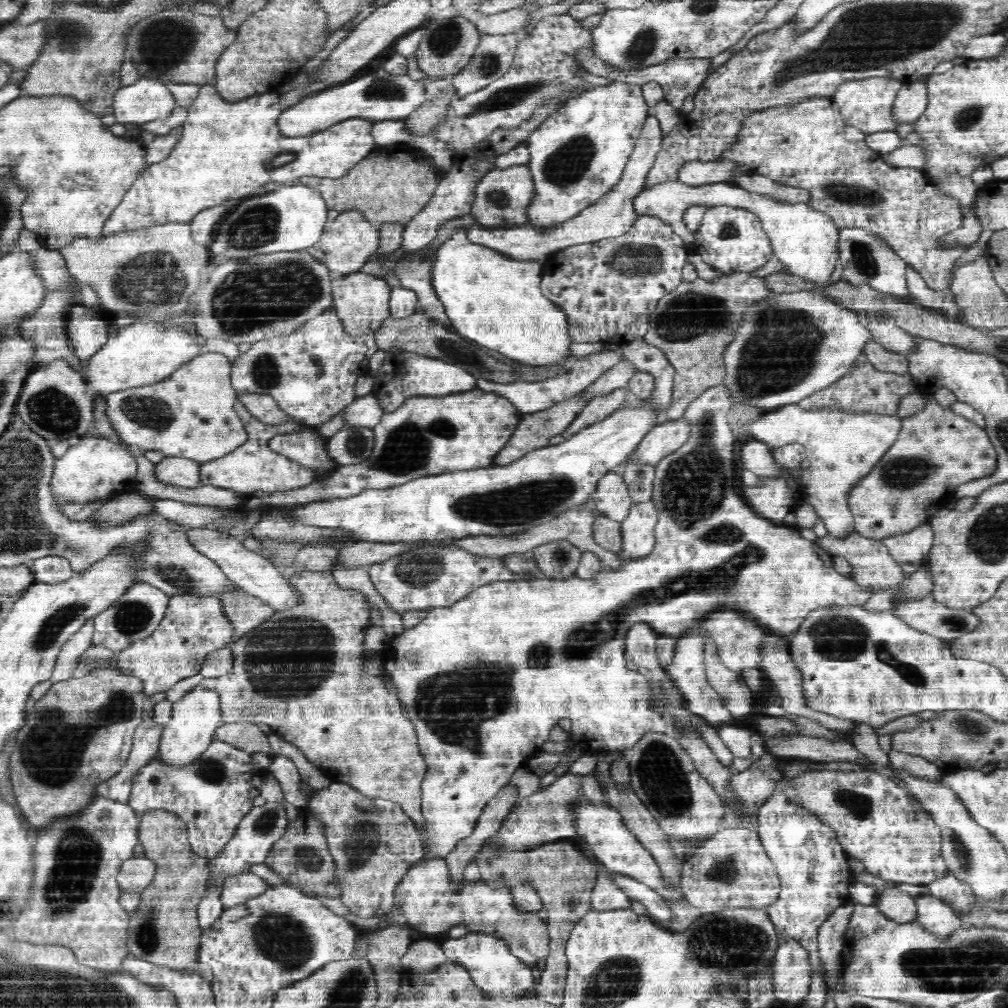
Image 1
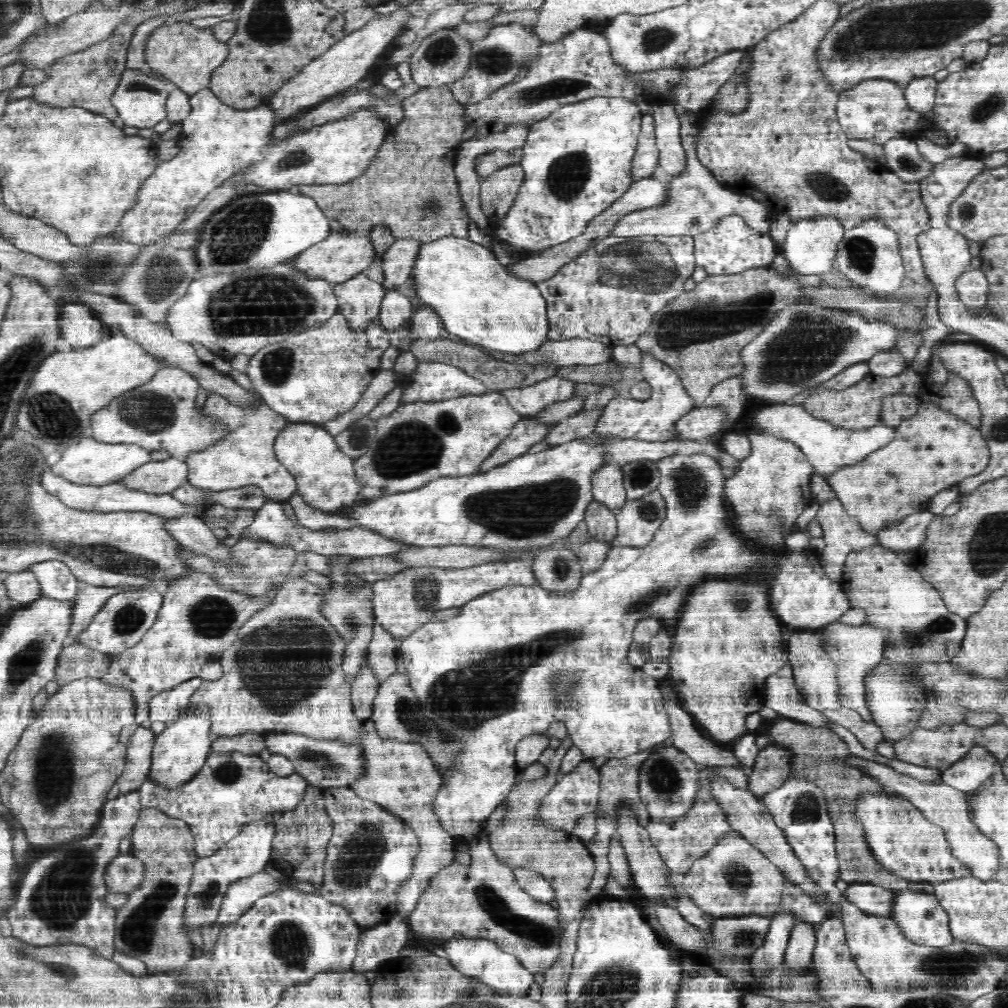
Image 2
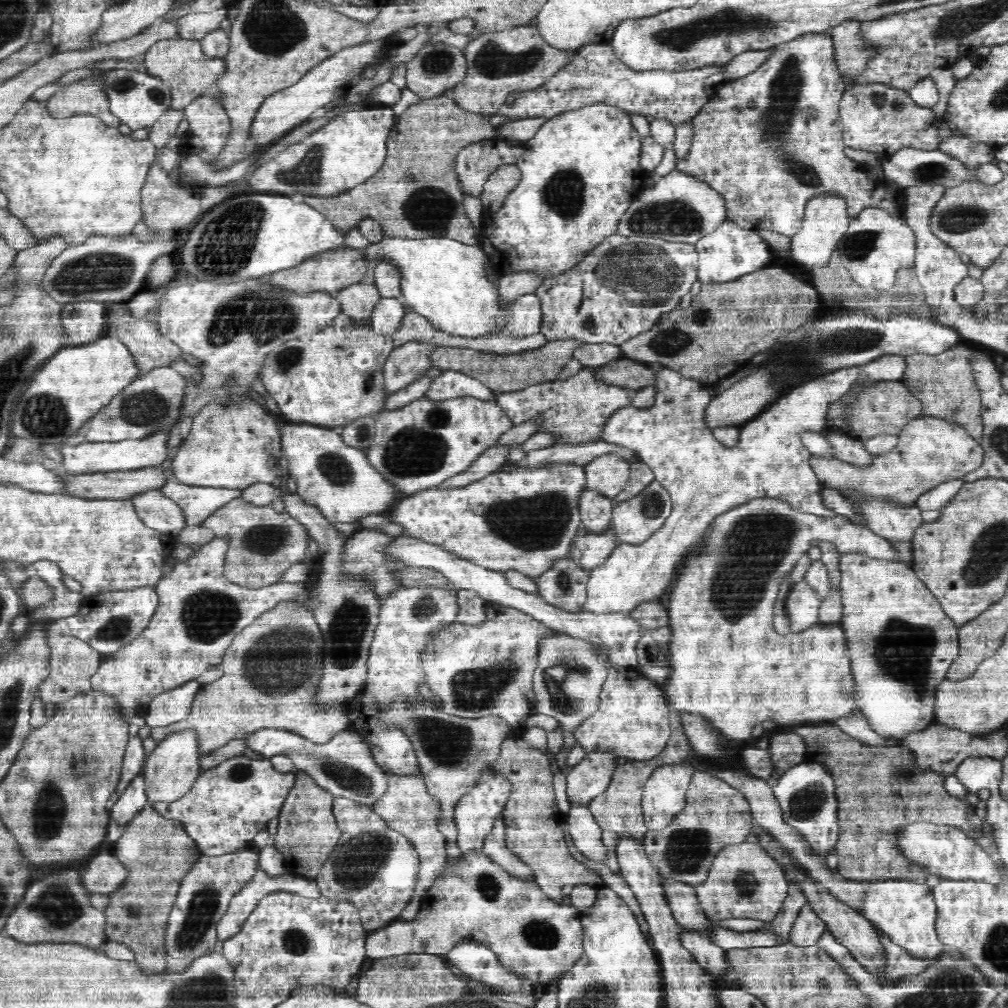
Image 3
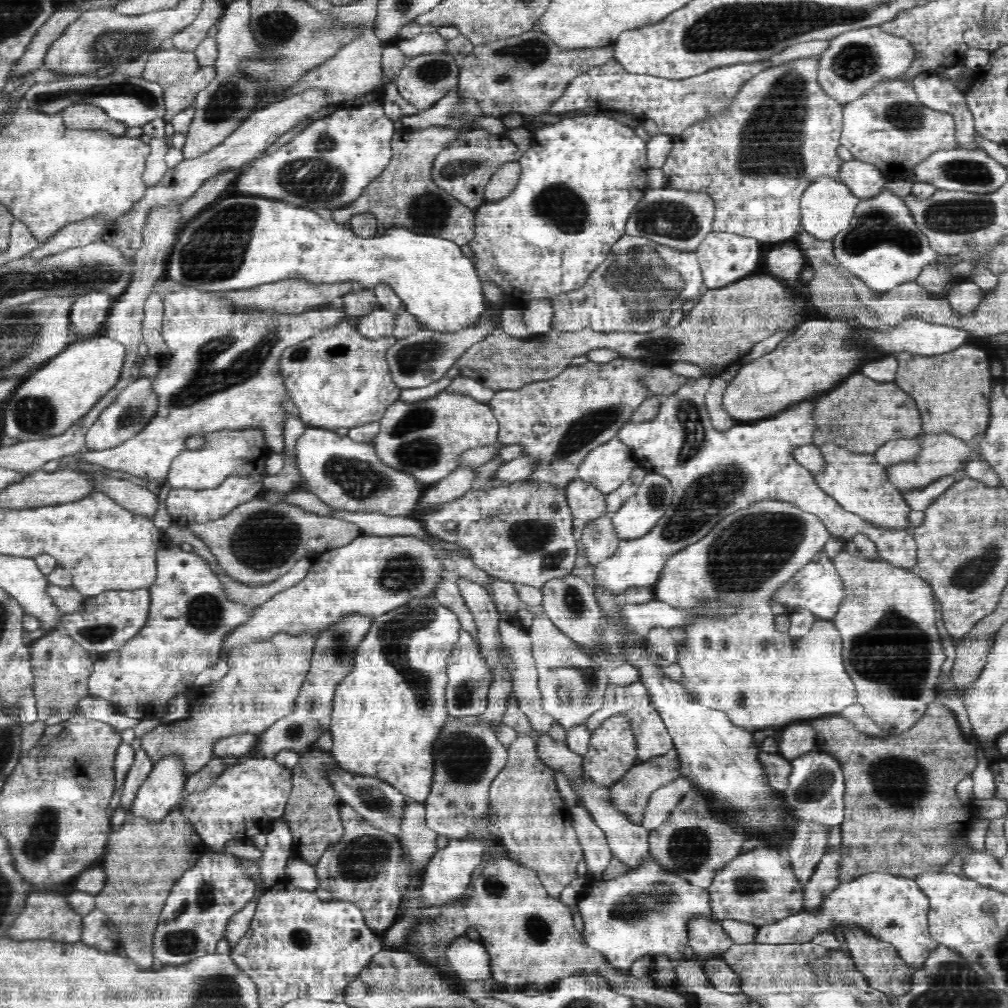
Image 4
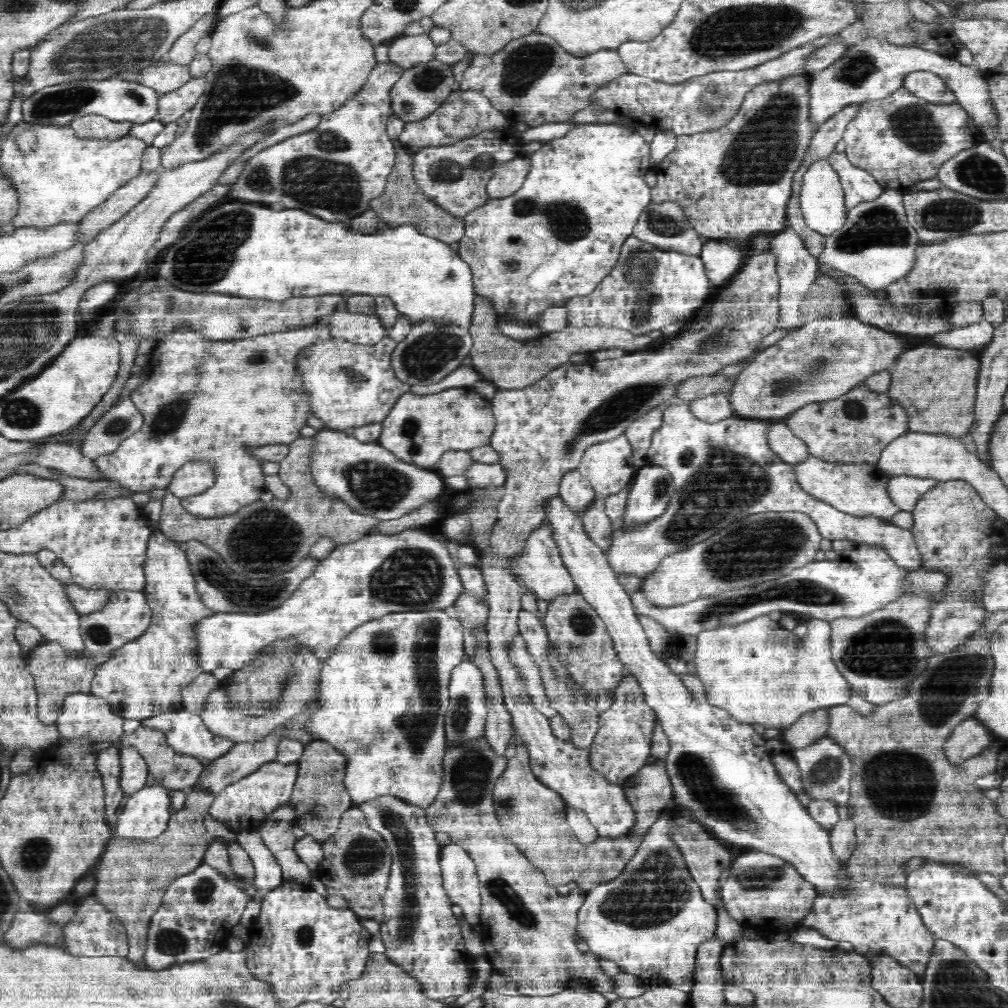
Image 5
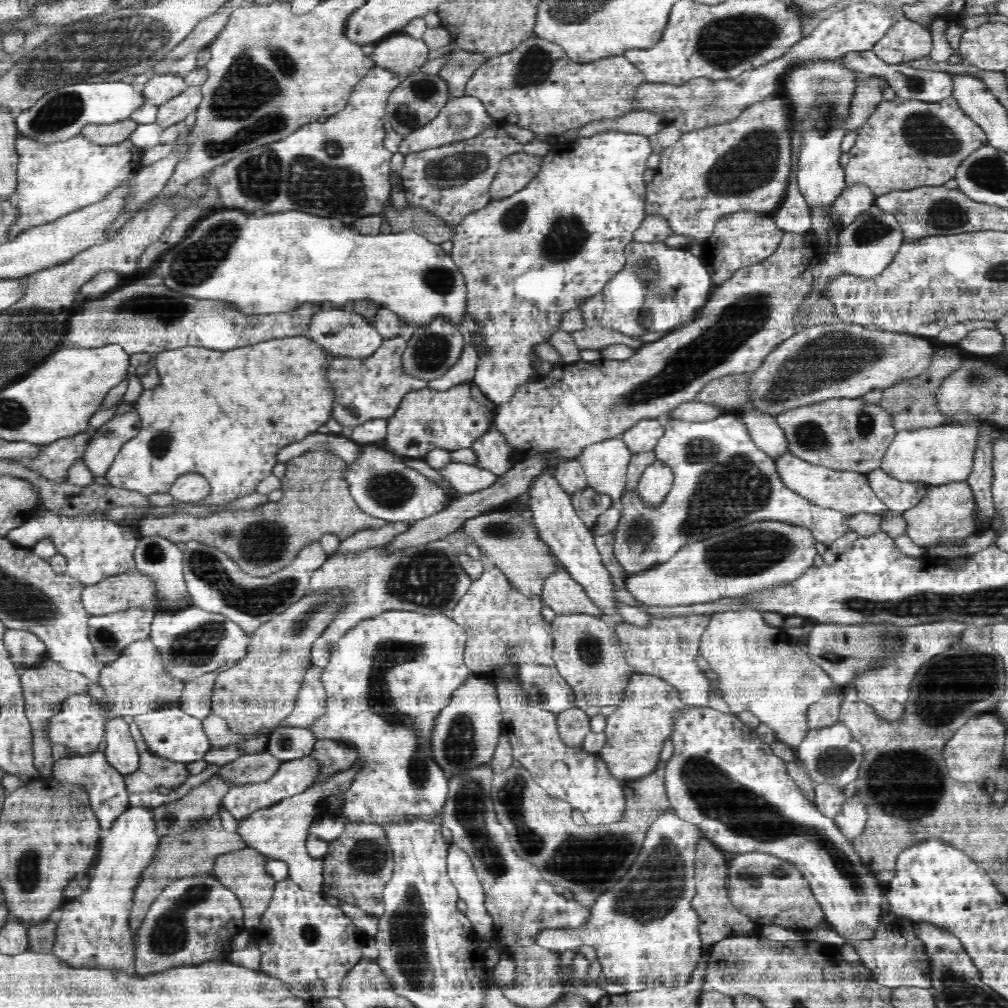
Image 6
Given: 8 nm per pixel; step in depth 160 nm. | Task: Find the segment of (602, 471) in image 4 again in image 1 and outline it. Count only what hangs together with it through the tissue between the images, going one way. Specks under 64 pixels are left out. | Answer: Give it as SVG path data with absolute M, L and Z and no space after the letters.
M613 470L600 479L590 497L599 516L620 524L628 518L634 503L622 473Z

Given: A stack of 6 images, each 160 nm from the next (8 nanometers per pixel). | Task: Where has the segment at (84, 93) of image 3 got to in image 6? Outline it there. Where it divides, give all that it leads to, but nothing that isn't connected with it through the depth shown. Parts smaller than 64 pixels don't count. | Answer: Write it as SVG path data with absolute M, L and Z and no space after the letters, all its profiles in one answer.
M133 118L112 124L90 122L86 123L86 126L82 126L80 134L84 135L90 142L110 146L126 140L136 126L138 123Z

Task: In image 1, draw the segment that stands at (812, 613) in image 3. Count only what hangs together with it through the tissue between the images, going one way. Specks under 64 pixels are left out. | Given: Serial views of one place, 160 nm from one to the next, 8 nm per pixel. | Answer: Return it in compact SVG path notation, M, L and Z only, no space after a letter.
M723 384L709 387L704 393L700 394L698 399L688 404L687 410L682 418L682 422L689 425L690 433L683 446L680 446L673 454L666 456L654 469L654 480L651 501L656 507L658 513L657 526L655 527L656 546L653 553L645 559L627 560L627 563L620 570L613 570L610 567L601 570L592 580L582 580L576 576L568 578L536 578L530 581L498 581L475 588L464 598L456 600L450 606L432 606L426 609L427 614L412 628L407 628L397 637L387 639L383 644L382 650L378 652L380 660L383 663L385 676L390 683L400 706L406 715L406 720L412 723L414 733L416 733L417 743L421 748L422 756L425 758L427 768L424 780L421 786L421 809L422 824L417 825L418 843L422 845L425 856L430 859L445 859L456 847L457 844L468 838L477 827L478 819L484 812L486 805L496 796L499 788L513 778L513 774L520 768L523 768L527 760L540 753L543 744L549 738L550 729L557 724L561 718L570 718L571 742L579 744L584 751L590 748L594 750L596 746L605 746L610 752L620 748L630 749L634 742L640 740L640 736L648 730L656 732L666 731L664 719L656 711L650 709L650 693L648 693L647 677L639 674L637 671L630 671L625 666L624 658L624 636L626 630L634 624L640 622L647 624L652 631L659 636L674 637L679 639L694 632L702 634L704 648L708 646L708 658L706 658L706 680L718 695L724 709L732 714L732 704L738 704L738 673L728 666L722 664L720 652L716 642L712 640L710 632L704 630L707 620L713 615L713 612L732 611L732 613L742 614L742 617L756 622L760 629L764 628L766 634L776 635L778 639L788 639L793 632L798 630L802 620L810 610L820 606L832 606L832 604L856 604L865 605L870 597L876 591L875 586L862 586L858 584L855 575L840 575L834 569L833 555L826 552L817 541L807 540L802 536L802 528L798 526L790 527L783 524L783 520L788 514L796 508L799 501L805 500L805 495L800 485L790 476L790 470L798 469L800 464L806 459L806 448L802 444L788 444L781 448L773 448L772 452L778 465L784 467L785 473L771 479L763 479L763 487L746 487L742 480L737 480L734 475L733 447L734 439L728 424L727 415L729 409L734 403L729 398L728 392Z

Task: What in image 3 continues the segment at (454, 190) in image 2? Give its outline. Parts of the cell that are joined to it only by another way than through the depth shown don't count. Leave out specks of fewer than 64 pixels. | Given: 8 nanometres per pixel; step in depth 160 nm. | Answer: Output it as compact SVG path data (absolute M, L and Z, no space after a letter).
M446 92L439 93L438 96L432 98L420 98L419 102L412 104L407 110L405 110L400 116L396 117L393 130L389 132L389 138L386 140L386 158L382 162L382 168L370 176L368 180L361 182L354 188L350 188L347 192L340 194L332 194L332 196L304 196L304 202L310 205L314 210L321 212L331 223L342 233L353 227L358 226L362 220L372 219L380 223L383 231L387 235L388 239L402 239L402 240L418 240L418 239L429 239L432 237L446 237L452 240L462 241L464 244L477 244L480 239L480 235L476 232L473 224L468 219L466 211L462 204L463 185L459 179L458 172L456 172L455 164L457 163L458 153L465 149L468 145L480 142L484 139L490 139L494 137L495 128L493 128L488 122L488 117L476 113L470 112L458 107L457 102L452 100L446 95Z

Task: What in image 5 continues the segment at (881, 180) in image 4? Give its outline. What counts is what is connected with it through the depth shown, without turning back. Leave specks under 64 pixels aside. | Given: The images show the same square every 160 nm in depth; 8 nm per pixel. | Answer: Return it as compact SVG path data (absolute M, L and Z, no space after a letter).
M832 152L826 159L828 165L838 174L839 182L842 184L846 195L846 204L848 208L874 200L882 194L884 188L875 180L875 178L863 168L854 166L848 160L845 152Z

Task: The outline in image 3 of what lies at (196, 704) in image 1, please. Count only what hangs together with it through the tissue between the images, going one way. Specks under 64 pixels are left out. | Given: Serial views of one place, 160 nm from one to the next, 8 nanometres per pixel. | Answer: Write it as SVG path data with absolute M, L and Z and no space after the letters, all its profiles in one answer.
M184 728L158 742L156 748L147 756L143 768L149 800L172 802L172 800L182 798L192 788L195 780L203 771L201 769L202 752L200 747L197 728Z

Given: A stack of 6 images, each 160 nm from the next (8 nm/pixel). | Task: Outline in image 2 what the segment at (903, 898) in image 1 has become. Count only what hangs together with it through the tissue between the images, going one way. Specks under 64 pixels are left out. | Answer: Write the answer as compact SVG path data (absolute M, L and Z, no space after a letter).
M851 884L852 890L845 892L845 899L850 899L862 911L881 917L892 917L896 910L898 894L892 890L872 884Z

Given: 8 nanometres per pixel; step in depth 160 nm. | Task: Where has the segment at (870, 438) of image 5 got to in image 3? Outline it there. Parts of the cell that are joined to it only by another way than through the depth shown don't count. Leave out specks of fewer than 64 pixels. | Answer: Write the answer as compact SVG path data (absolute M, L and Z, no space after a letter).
M885 381L878 388L866 389L852 404L853 437L862 441L881 433L898 436L902 428L918 416L921 416L921 402L910 393L910 389L899 381Z

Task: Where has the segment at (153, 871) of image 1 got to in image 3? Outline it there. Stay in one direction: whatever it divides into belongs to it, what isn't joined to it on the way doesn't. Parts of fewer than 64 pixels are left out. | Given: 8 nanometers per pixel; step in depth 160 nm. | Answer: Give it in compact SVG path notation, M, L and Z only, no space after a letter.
M112 852L95 854L88 860L86 887L92 893L113 894L126 882L130 882L130 869Z

